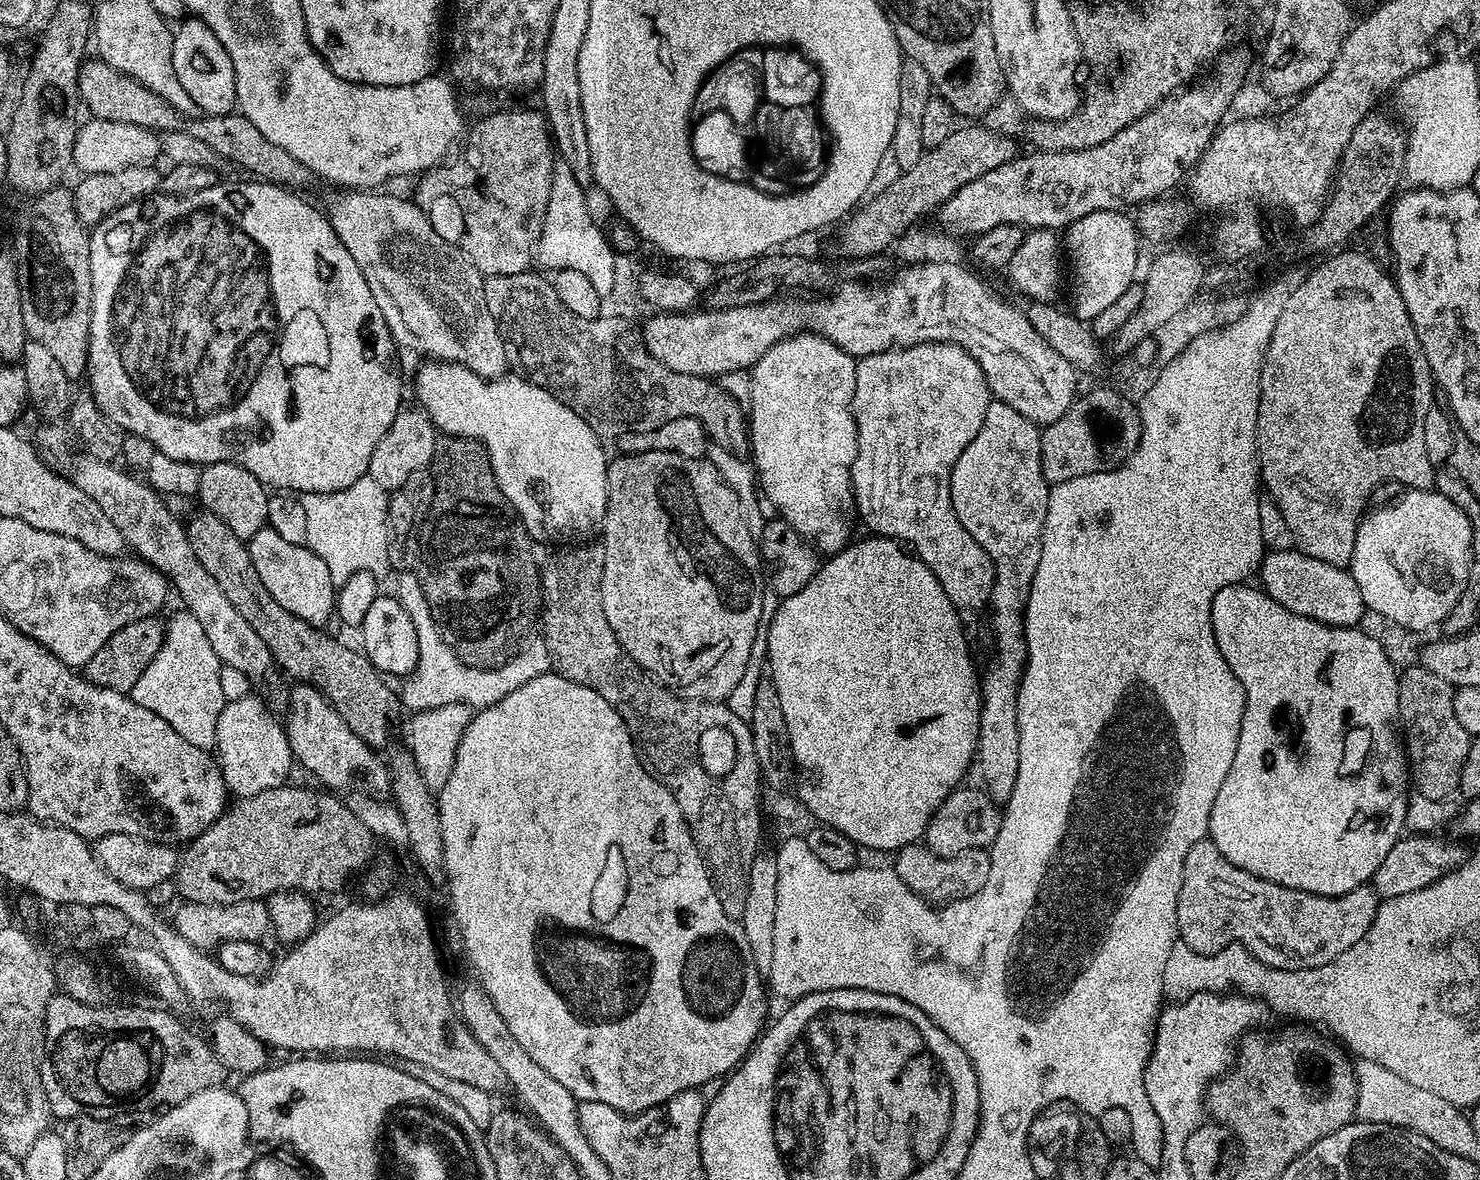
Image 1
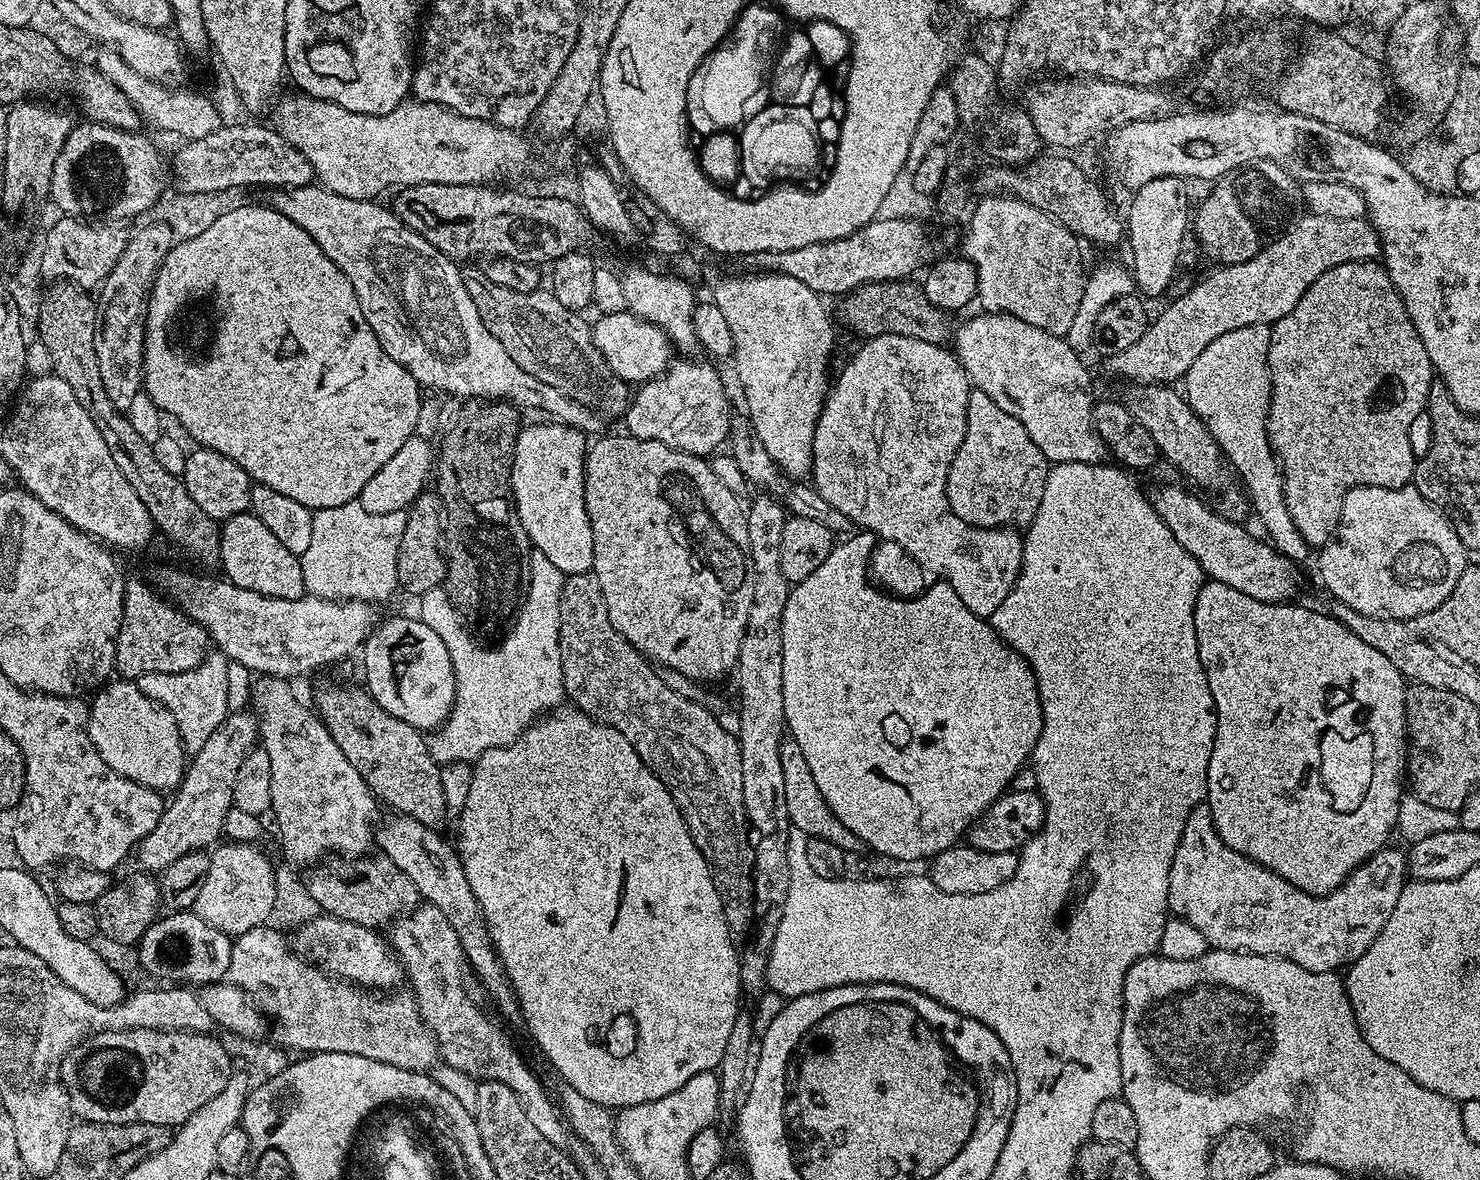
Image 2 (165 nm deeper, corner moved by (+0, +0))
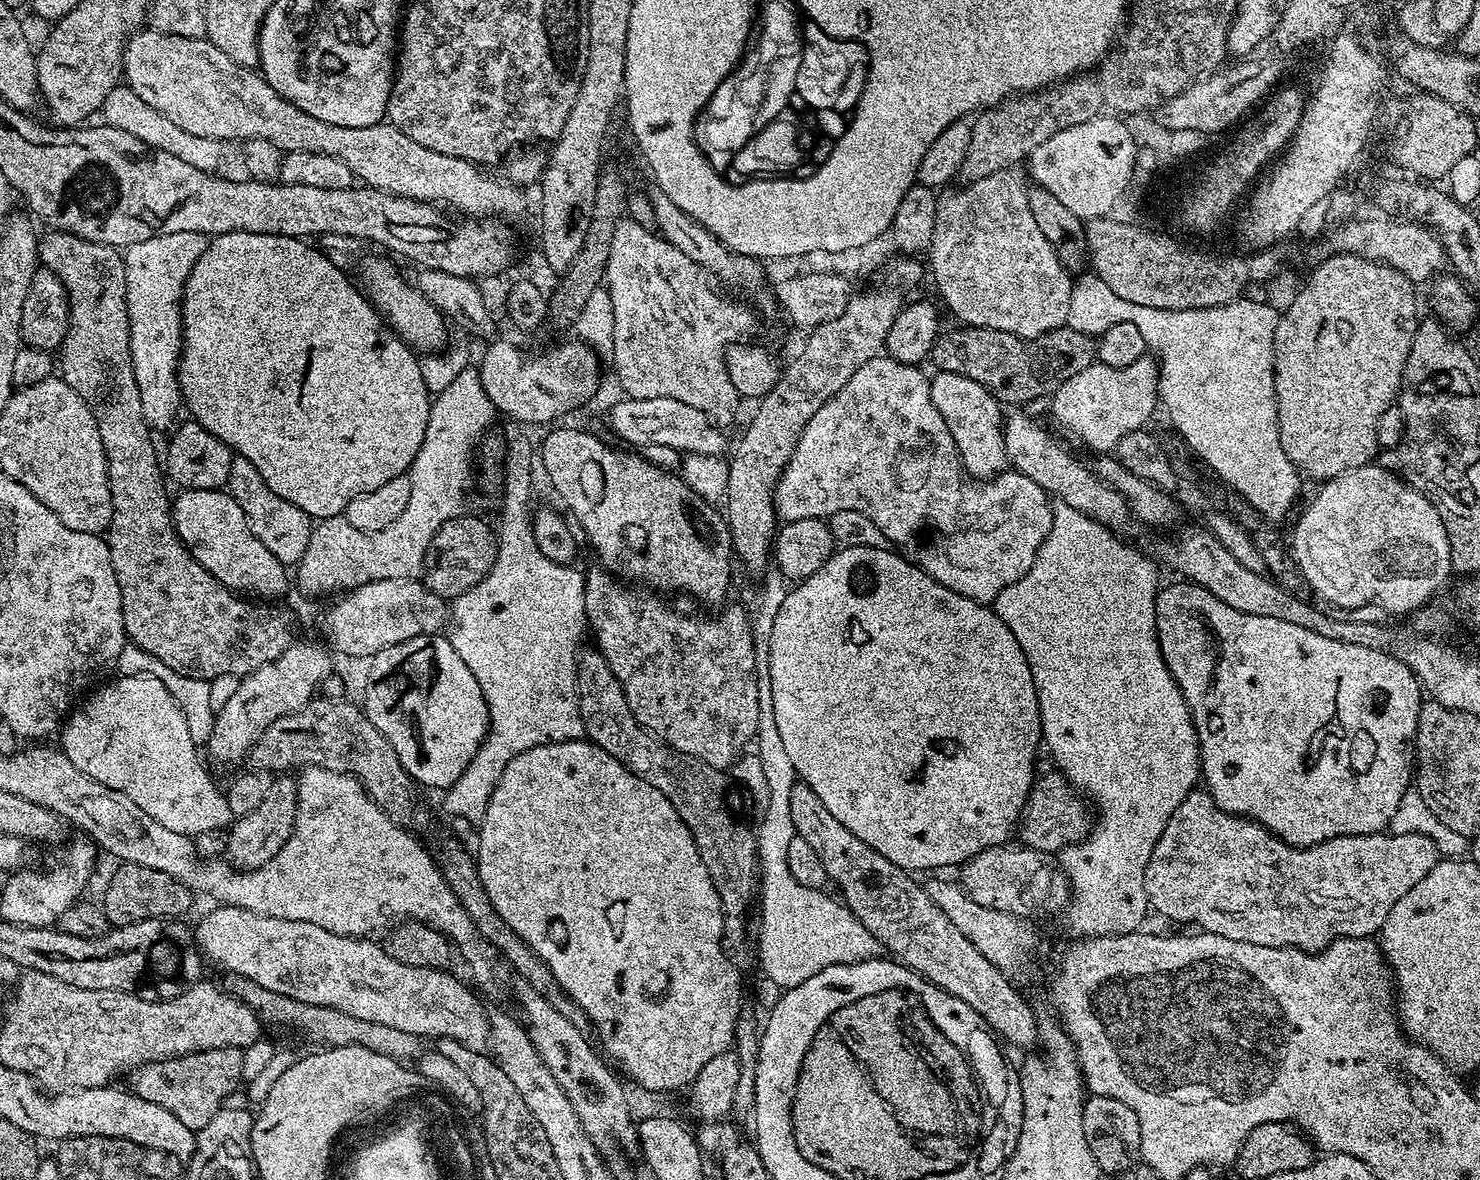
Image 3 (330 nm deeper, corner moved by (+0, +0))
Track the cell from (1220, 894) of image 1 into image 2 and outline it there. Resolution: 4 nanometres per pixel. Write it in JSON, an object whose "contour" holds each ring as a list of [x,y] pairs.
{"contour":[[[1201,802],[1192,811],[1190,818],[1186,818],[1186,826],[1182,830],[1182,838],[1178,842],[1178,850],[1174,850],[1174,858],[1170,866],[1168,907],[1173,917],[1190,922],[1190,926],[1194,926],[1194,930],[1198,930],[1198,934],[1202,934],[1202,938],[1206,938],[1213,949],[1221,948],[1227,952],[1249,952],[1250,954],[1258,954],[1259,956],[1277,956],[1283,960],[1294,962],[1298,966],[1302,966],[1302,970],[1310,970],[1311,972],[1336,972],[1339,969],[1339,964],[1341,966],[1350,965],[1362,954],[1366,954],[1366,950],[1374,942],[1374,938],[1378,938],[1382,926],[1386,926],[1386,918],[1390,918],[1394,906],[1398,903],[1398,894],[1402,894],[1404,885],[1409,879],[1407,855],[1403,851],[1399,852],[1398,849],[1392,847],[1385,846],[1381,848],[1365,864],[1355,868],[1346,878],[1346,882],[1342,882],[1340,888],[1334,889],[1333,892],[1325,896],[1311,896],[1302,890],[1298,890],[1298,886],[1286,882],[1286,878],[1274,874],[1274,870],[1270,870],[1266,866],[1254,862],[1242,854],[1238,854],[1238,850],[1230,850],[1230,846],[1226,846],[1226,842],[1222,842],[1222,838],[1214,826],[1214,818],[1207,803]]]}

